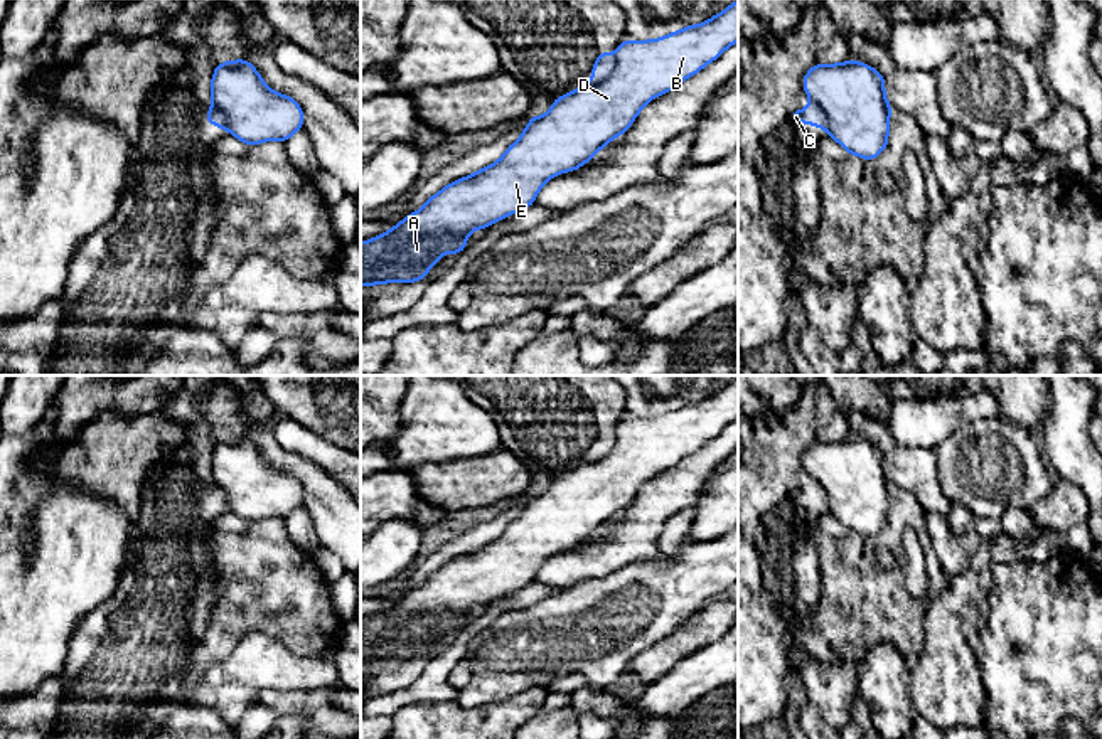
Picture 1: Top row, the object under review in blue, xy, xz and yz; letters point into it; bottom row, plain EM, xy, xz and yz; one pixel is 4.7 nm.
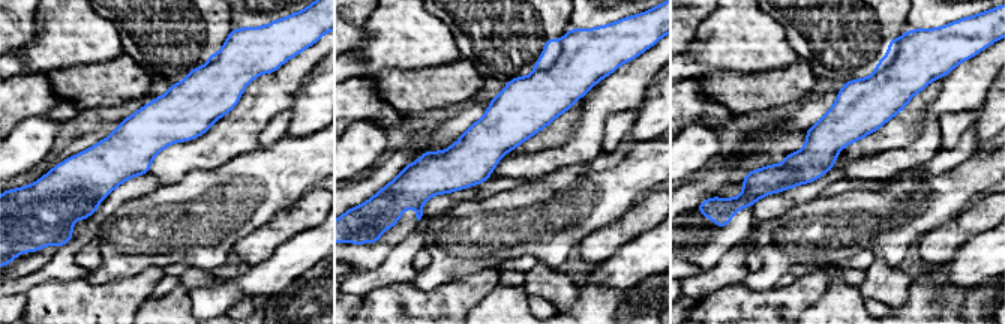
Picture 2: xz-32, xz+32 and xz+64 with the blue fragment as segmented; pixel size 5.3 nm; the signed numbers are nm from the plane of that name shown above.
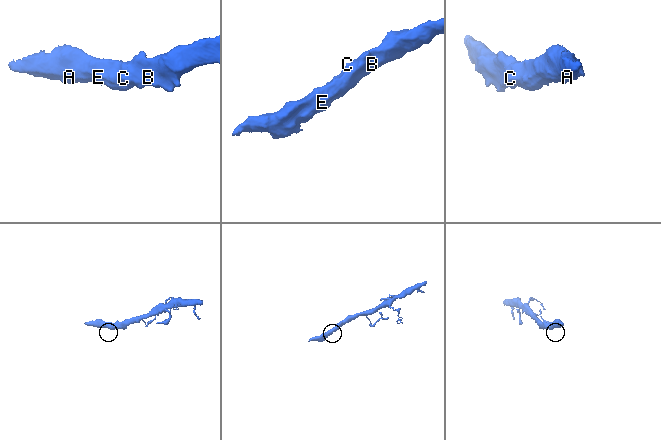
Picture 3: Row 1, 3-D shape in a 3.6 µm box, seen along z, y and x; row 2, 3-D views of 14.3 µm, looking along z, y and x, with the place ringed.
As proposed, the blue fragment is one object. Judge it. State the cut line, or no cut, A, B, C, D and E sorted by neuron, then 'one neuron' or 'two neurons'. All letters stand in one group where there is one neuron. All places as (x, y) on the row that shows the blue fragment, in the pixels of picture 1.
xz (615, 54), (612, 71), (592, 85) | A B D E / C | two neurons

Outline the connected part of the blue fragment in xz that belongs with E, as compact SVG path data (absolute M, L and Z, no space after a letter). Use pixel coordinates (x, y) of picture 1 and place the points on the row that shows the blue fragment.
M738 0L709 20L664 37L625 39L617 47L615 66L605 81L556 98L544 116L529 118L521 138L495 163L448 183L386 234L361 242L361 286L425 281L425 274L447 251L458 256L467 247L470 232L531 207L549 178L583 167L613 138L623 135L650 99L671 93L735 42Z

